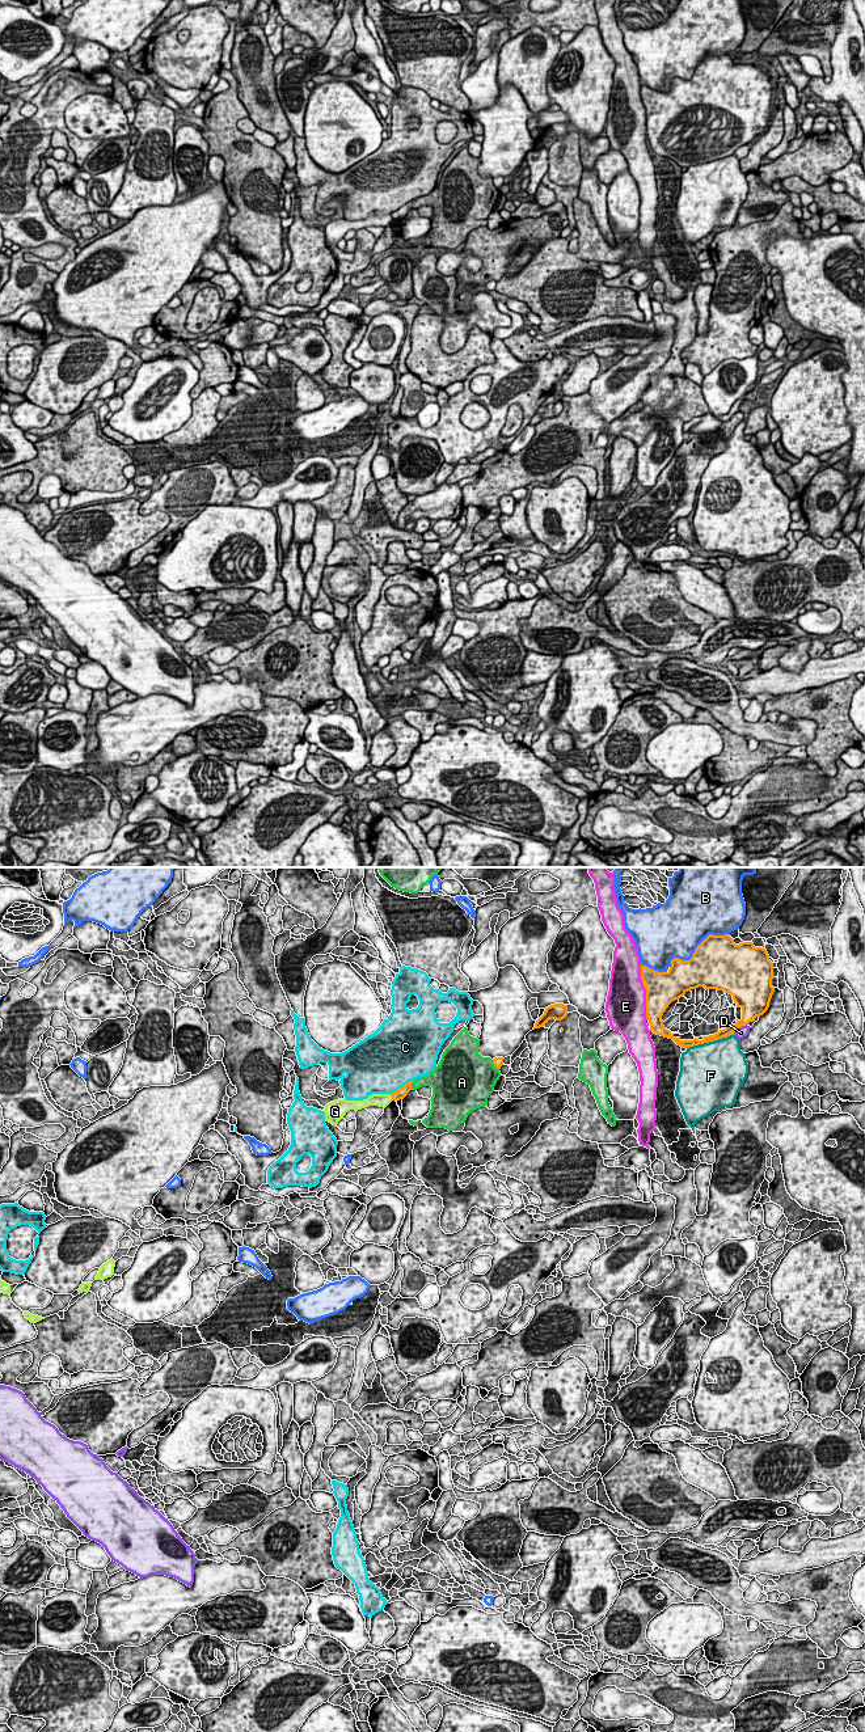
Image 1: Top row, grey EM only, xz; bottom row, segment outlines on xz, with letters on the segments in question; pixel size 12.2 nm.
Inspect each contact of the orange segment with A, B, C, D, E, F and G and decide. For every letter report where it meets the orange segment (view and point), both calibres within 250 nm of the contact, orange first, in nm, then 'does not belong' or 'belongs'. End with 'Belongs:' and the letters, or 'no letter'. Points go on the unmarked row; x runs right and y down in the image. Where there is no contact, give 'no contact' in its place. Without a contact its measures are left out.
A: contact xz (410, 205); calibres 140 and 160 nm; does not belong
B: contact xz (695, 70); calibres 500 and 480 nm; does not belong
C: contact xz (403, 206); calibres 140 and 480 nm; does not belong
D: contact xz (739, 146); calibres 220 and 140 nm; does not belong
E: contact xz (646, 112); calibres 400 and 480 nm; does not belong
F: contact xz (709, 160); calibres 120 and 480 nm; does not belong
G: contact xz (392, 216); calibres 140 and 160 nm; does not belong
Belongs: no letter

